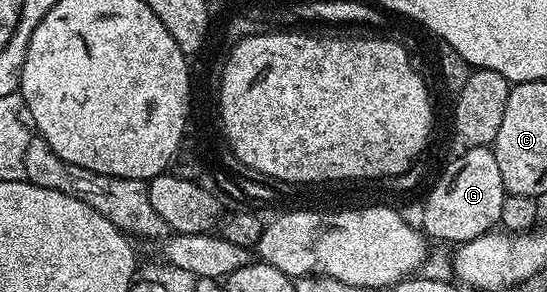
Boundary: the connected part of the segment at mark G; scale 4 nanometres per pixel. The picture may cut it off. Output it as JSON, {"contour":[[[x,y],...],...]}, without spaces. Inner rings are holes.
{"contour":[[[491,148],[467,149],[453,156],[453,161],[440,173],[424,201],[424,225],[429,238],[463,243],[481,237],[500,225],[502,203],[506,196],[502,183],[502,171],[498,171],[498,159]],[[432,236],[432,237],[431,237]]]}

